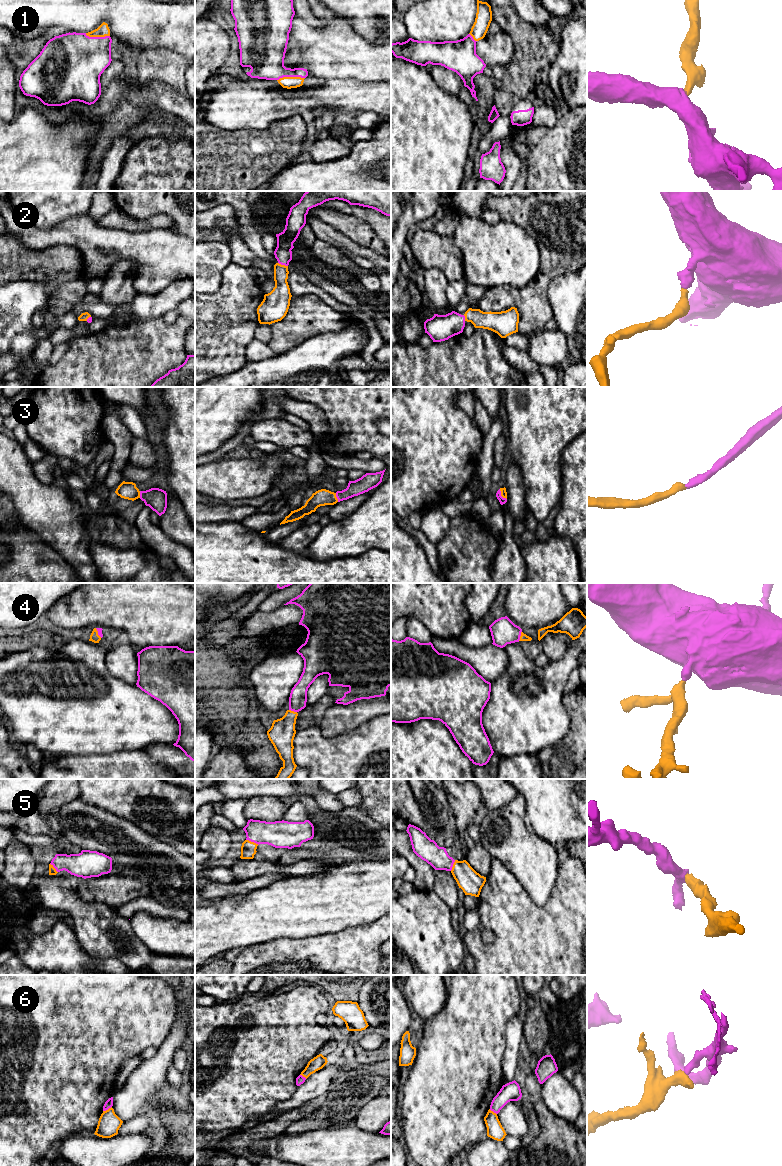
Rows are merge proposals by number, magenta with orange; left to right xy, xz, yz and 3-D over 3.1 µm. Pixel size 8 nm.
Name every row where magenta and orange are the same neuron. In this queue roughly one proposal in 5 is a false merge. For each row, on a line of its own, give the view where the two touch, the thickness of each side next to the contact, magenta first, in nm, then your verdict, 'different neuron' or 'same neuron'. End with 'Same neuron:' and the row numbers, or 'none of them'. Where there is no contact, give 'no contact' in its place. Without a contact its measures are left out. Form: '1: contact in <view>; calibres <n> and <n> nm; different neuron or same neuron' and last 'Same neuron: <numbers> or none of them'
1: contact in xz; calibres 280 and 100 nm; same neuron
2: contact in xz; calibres 140 and 160 nm; same neuron
3: contact in xz; calibres 120 and 130 nm; same neuron
4: contact in yz; calibres 200 and 60 nm; same neuron
5: contact in xz; calibres 220 and 130 nm; same neuron
6: contact in xy; calibres 70 and 180 nm; different neuron
Same neuron: 1, 2, 3, 4, 5

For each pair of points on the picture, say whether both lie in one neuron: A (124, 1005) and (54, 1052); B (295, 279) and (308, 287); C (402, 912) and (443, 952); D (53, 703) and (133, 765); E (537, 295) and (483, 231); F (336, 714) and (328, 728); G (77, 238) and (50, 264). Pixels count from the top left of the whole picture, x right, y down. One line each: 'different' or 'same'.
A: same
B: same
C: same
D: different
E: different
F: same
G: different

